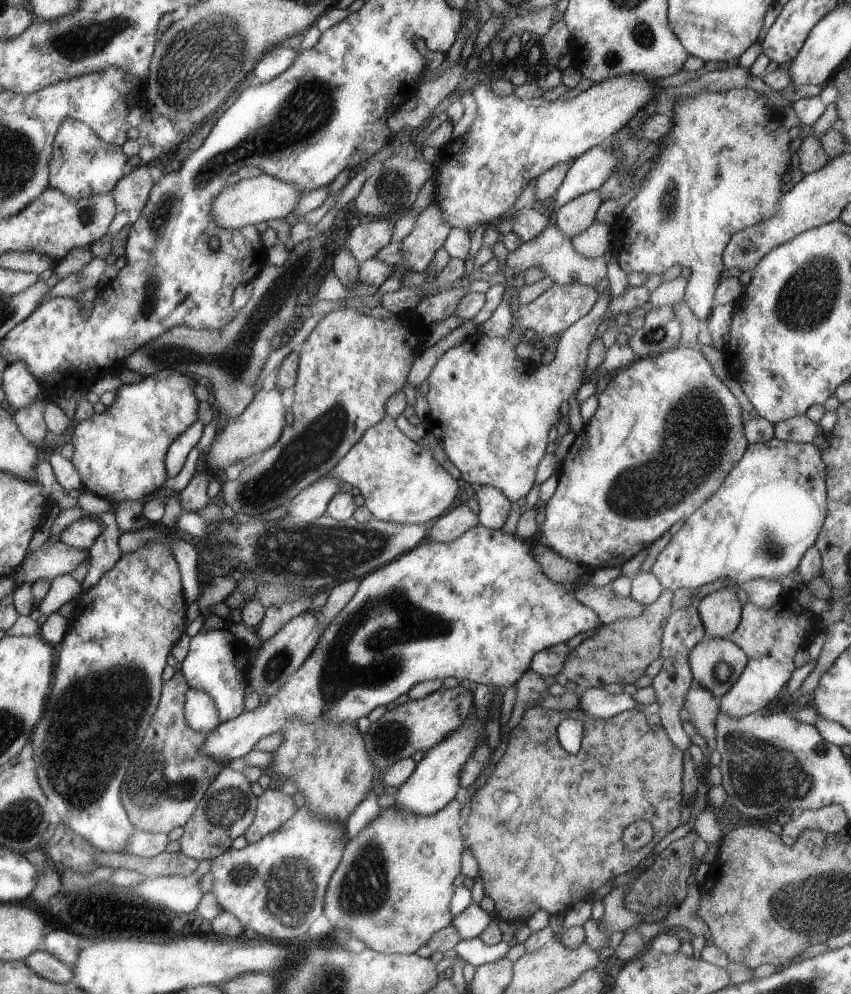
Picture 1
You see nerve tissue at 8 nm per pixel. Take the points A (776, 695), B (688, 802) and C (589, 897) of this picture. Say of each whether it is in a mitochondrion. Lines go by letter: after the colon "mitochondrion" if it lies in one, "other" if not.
A: other
B: other
C: other

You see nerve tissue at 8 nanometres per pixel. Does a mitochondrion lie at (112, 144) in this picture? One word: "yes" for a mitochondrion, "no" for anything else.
no

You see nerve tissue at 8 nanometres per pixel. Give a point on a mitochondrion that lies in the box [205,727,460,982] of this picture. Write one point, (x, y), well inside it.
(288, 885)

